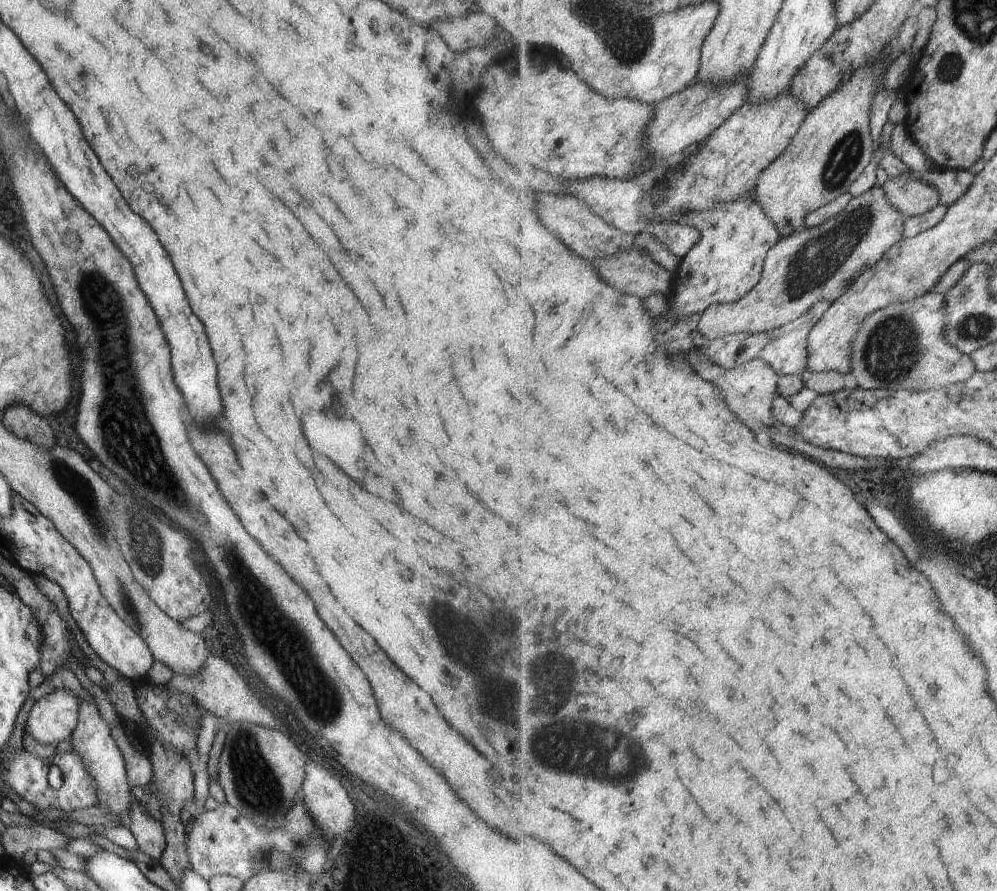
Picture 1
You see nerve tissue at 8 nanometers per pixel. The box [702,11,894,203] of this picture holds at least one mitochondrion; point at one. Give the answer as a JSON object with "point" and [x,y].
{"point":[847,151]}

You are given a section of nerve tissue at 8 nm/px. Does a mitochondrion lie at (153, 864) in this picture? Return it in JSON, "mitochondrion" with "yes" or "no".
{"mitochondrion":"no"}

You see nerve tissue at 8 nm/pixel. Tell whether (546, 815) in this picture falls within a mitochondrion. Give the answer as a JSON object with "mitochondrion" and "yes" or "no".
{"mitochondrion":"no"}

